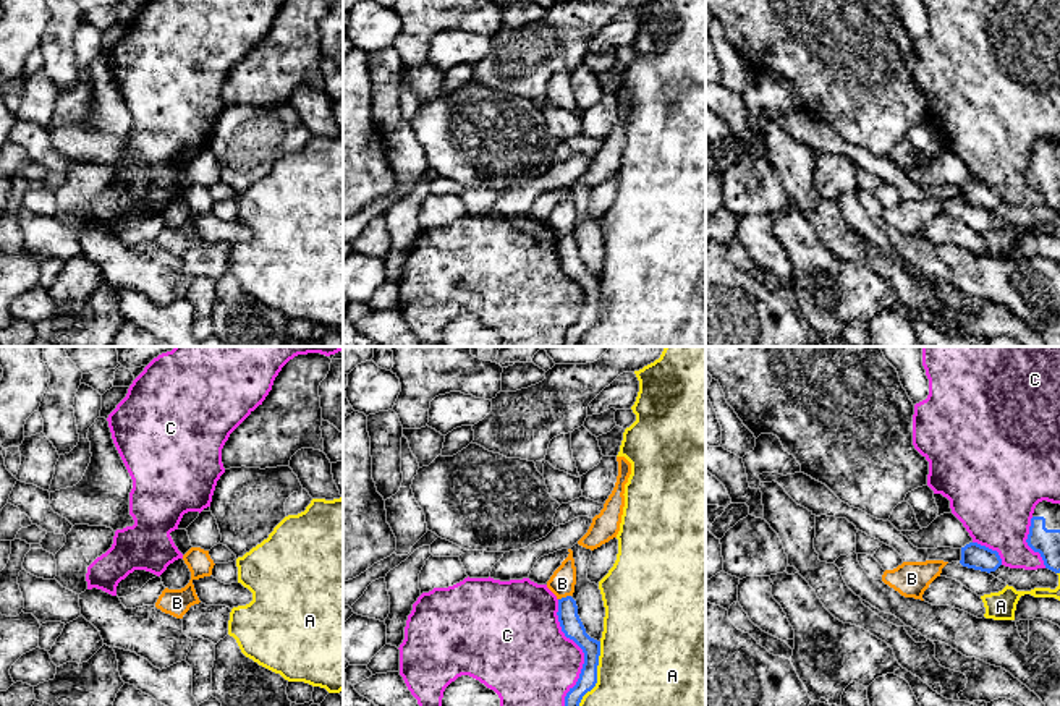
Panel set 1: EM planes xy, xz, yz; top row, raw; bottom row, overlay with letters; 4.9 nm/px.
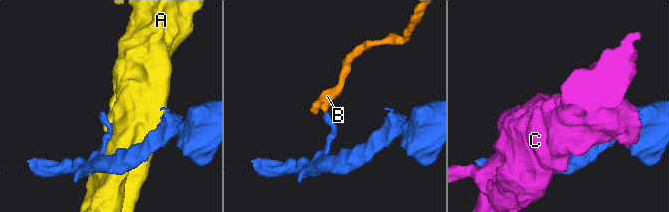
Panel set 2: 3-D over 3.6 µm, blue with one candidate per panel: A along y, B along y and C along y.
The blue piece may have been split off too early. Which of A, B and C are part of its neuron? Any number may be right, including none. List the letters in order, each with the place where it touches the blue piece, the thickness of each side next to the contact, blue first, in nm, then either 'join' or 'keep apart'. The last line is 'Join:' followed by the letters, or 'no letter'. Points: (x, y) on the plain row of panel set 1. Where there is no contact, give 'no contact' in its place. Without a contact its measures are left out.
A: xz (596, 313) | 100/500 nm | keep apart
B: xz (563, 235) | 110/130 nm | keep apart
C: xz (583, 289) | 110/420 nm | keep apart
Join: no letter

